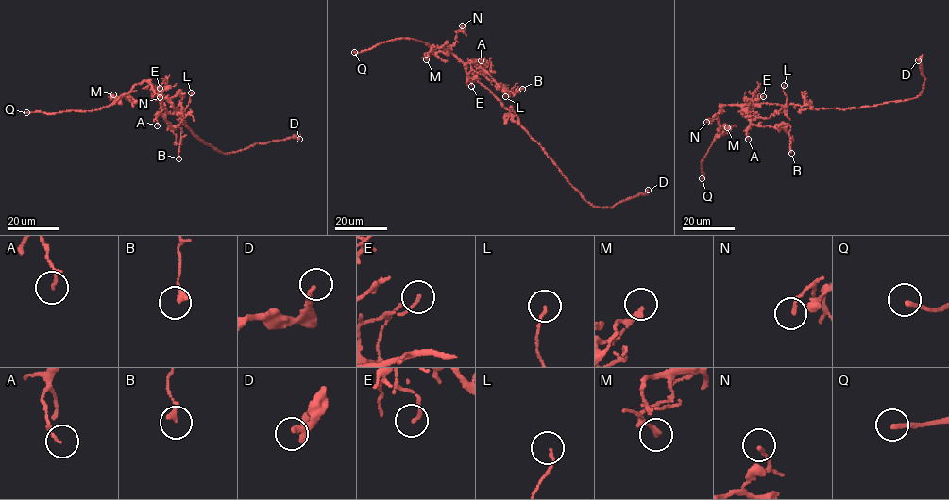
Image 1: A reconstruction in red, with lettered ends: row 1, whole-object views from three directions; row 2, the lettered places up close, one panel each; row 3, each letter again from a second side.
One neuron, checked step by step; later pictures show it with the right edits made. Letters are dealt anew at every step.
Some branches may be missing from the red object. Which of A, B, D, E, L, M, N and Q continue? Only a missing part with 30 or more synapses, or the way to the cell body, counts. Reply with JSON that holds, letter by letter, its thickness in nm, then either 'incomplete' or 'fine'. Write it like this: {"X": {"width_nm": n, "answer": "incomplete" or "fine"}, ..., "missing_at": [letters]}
{"A": {"width_nm": 120, "answer": "fine"}, "B": {"width_nm": 190, "answer": "fine"}, "D": {"width_nm": 260, "answer": "fine"}, "E": {"width_nm": 120, "answer": "fine"}, "L": {"width_nm": 110, "answer": "fine"}, "M": {"width_nm": 190, "answer": "fine"}, "N": {"width_nm": 130, "answer": "fine"}, "Q": {"width_nm": 200, "answer": "incomplete"}, "missing_at": ["Q"]}

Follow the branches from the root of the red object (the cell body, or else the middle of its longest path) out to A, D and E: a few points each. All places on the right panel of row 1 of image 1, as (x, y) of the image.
A: (794, 105), (746, 104), (742, 112), (751, 124), (746, 133), (748, 139)
D: (794, 105), (806, 104), (814, 109), (841, 109), (915, 98), (922, 93), (924, 81), (921, 58), (918, 60)
E: (794, 105), (746, 104), (742, 110), (752, 112), (756, 100), (763, 96)

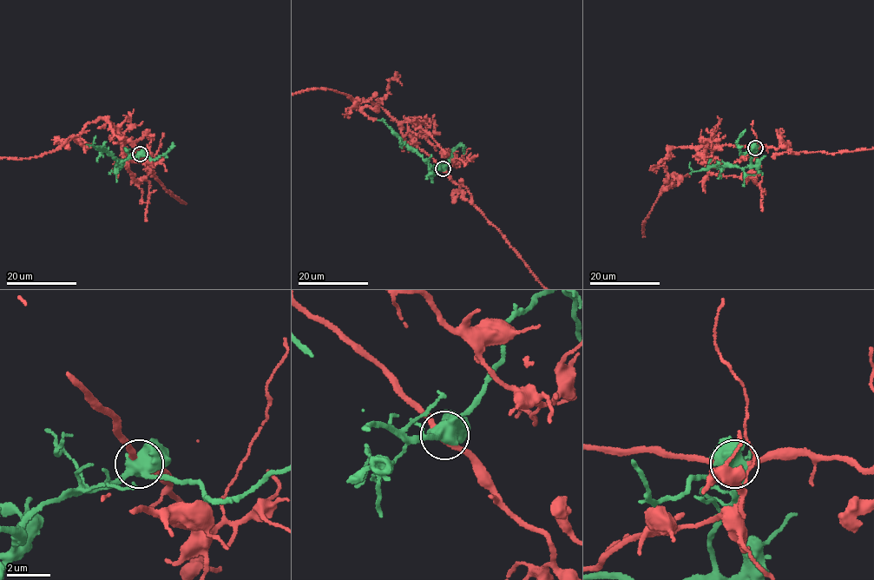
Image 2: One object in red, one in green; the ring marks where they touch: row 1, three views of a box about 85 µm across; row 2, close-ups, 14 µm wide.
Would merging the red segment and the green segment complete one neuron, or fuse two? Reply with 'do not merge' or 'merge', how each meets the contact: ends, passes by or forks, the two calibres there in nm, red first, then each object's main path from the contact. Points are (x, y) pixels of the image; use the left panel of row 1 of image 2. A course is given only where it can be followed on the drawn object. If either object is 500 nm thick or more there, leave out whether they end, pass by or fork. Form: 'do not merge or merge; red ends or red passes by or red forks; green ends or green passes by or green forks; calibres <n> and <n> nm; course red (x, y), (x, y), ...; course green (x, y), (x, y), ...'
merge; calibres 280 and 600 nm; course green (140, 154), (120, 165), (104, 149), (93, 145), (95, 136)

